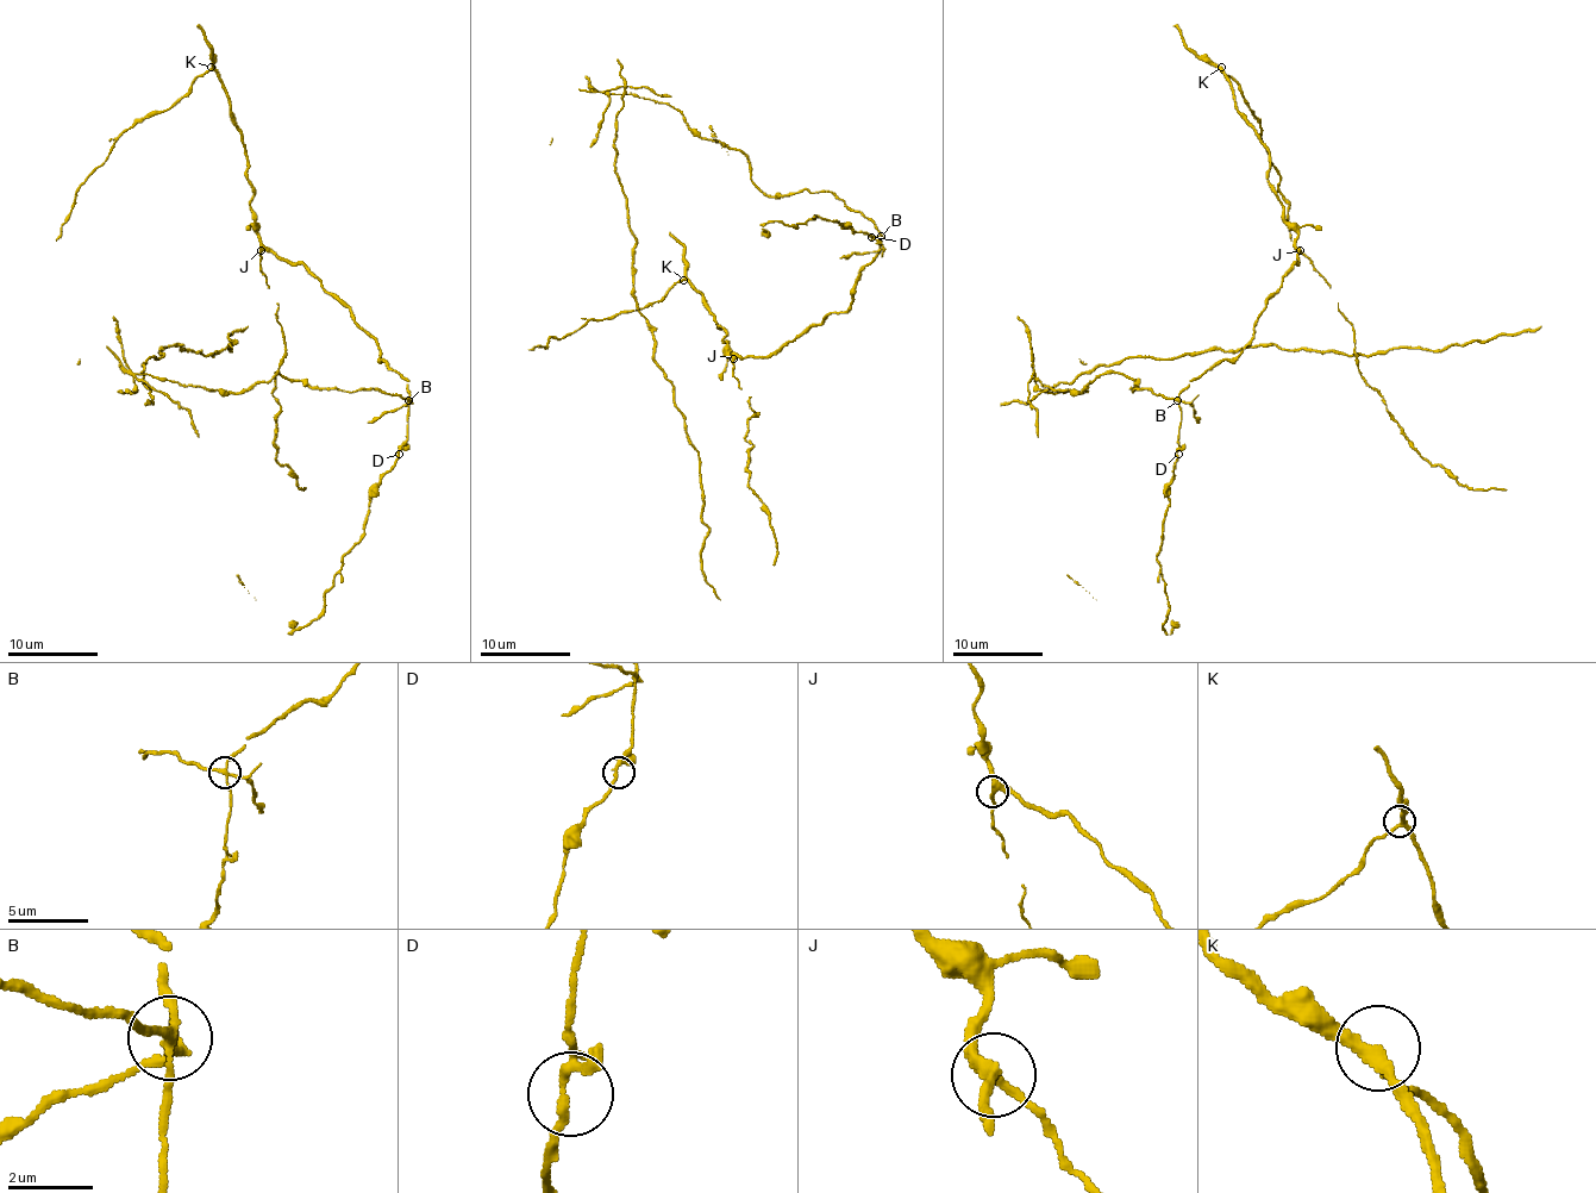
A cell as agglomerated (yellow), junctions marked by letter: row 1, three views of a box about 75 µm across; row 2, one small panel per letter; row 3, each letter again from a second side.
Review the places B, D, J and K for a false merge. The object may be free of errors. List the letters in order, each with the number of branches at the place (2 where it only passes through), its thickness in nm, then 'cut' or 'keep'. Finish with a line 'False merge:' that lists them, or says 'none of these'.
B: 4 | 180 nm | cut
D: 4 | 160 nm | keep
J: 3 | 280 nm | keep
K: 3 | 260 nm | keep
False merge: B

